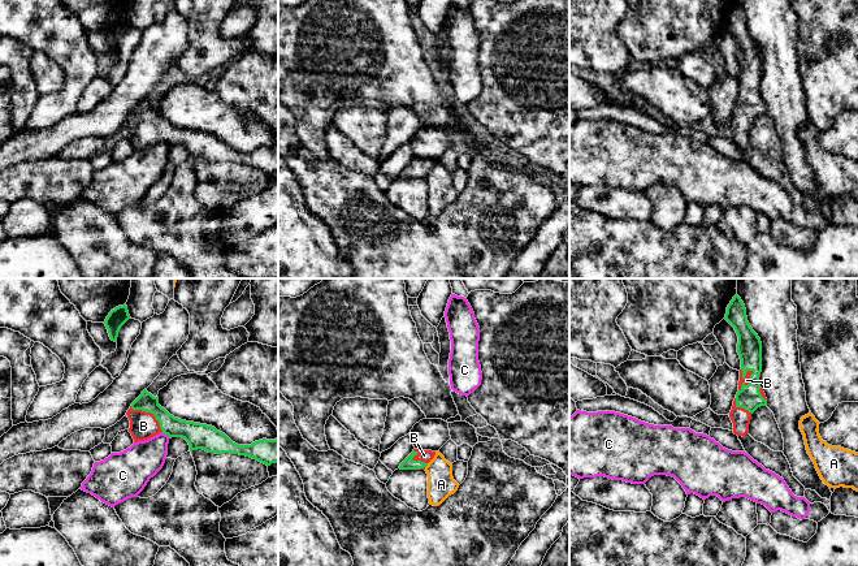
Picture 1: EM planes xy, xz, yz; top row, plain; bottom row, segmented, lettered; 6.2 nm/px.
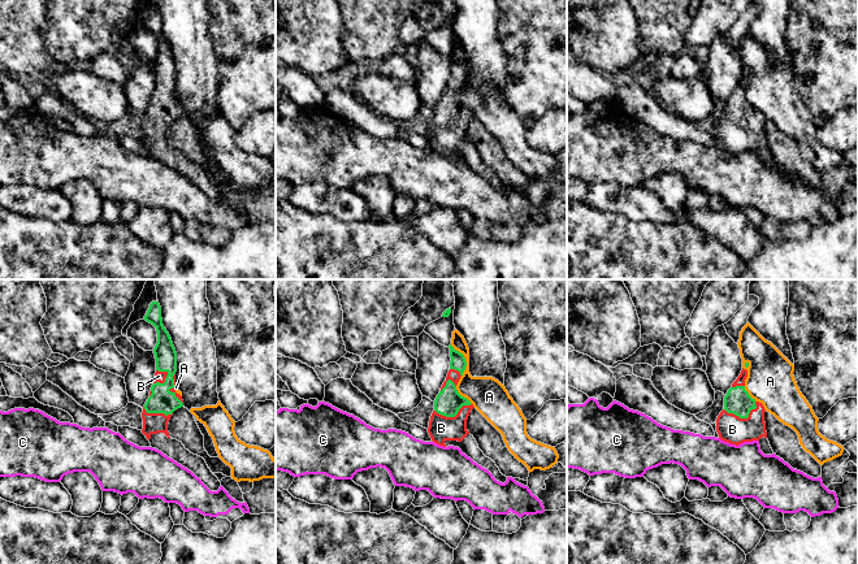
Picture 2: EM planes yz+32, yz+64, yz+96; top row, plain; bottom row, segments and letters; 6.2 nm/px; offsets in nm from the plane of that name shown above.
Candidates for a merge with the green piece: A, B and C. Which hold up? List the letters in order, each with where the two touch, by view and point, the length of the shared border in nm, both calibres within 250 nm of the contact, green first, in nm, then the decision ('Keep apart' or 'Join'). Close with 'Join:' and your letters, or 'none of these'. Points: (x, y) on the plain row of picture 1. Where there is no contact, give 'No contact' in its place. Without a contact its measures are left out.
A: Touches green at xz (427, 173). Shared border 40 nm. Thickness 80 nm (green) against 170 nm. Keep apart
B: Touches green at yz (749, 91). Shared border 160 nm. Thickness 160 nm (green) against 50 nm. Join
C: Touches green at xy (165, 142). Shared border 60 nm. Thickness 160 nm (green) against 240 nm. Keep apart
Join: B

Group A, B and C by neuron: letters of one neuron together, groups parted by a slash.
A / B / C

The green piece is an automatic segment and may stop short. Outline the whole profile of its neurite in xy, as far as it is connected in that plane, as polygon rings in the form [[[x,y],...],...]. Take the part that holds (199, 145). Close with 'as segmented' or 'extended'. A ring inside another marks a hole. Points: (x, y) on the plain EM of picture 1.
[[[146,98],[131,112],[126,124],[134,151],[148,148],[162,141],[169,146],[185,147],[190,154],[190,160],[203,157],[216,163],[246,164],[266,174],[278,172],[278,146],[276,148],[263,147],[251,154],[238,154],[212,134],[174,126],[159,113],[159,107]]] | extended

